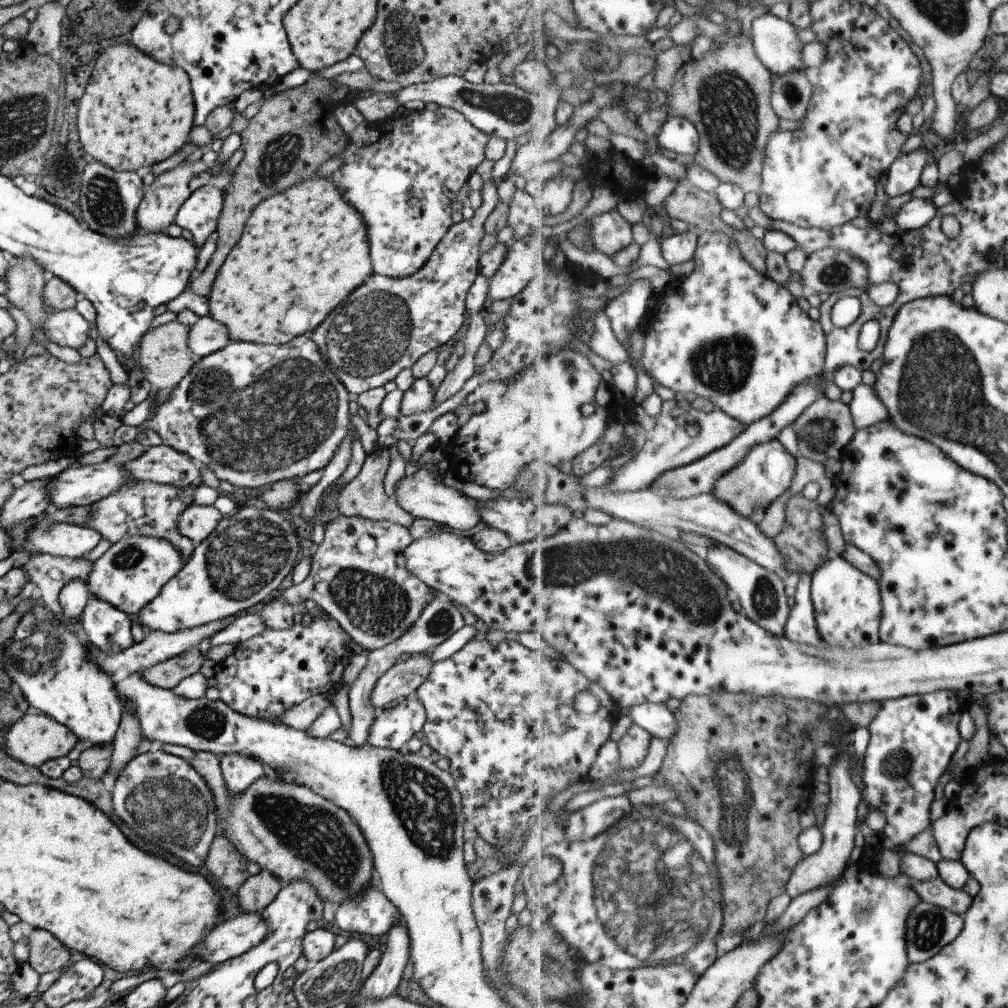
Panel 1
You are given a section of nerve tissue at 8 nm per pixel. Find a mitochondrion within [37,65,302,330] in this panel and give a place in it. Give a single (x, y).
(104, 200)

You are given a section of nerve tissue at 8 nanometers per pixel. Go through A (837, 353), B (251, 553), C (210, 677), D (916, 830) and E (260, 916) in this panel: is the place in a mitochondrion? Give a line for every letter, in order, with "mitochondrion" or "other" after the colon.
A: other
B: mitochondrion
C: other
D: other
E: other

